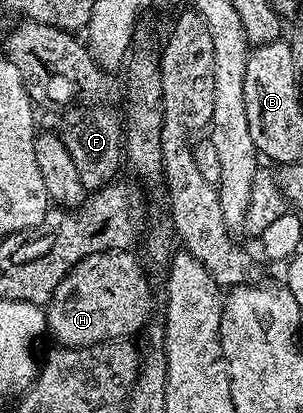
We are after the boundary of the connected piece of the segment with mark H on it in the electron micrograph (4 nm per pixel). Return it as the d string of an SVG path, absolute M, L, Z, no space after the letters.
M112 249L102 253L87 255L59 283L53 292L53 299L47 306L47 329L58 346L70 345L73 349L98 345L104 341L119 341L132 338L132 333L140 334L149 324L153 313L153 289L149 286L149 277L141 266L139 258L129 249Z

